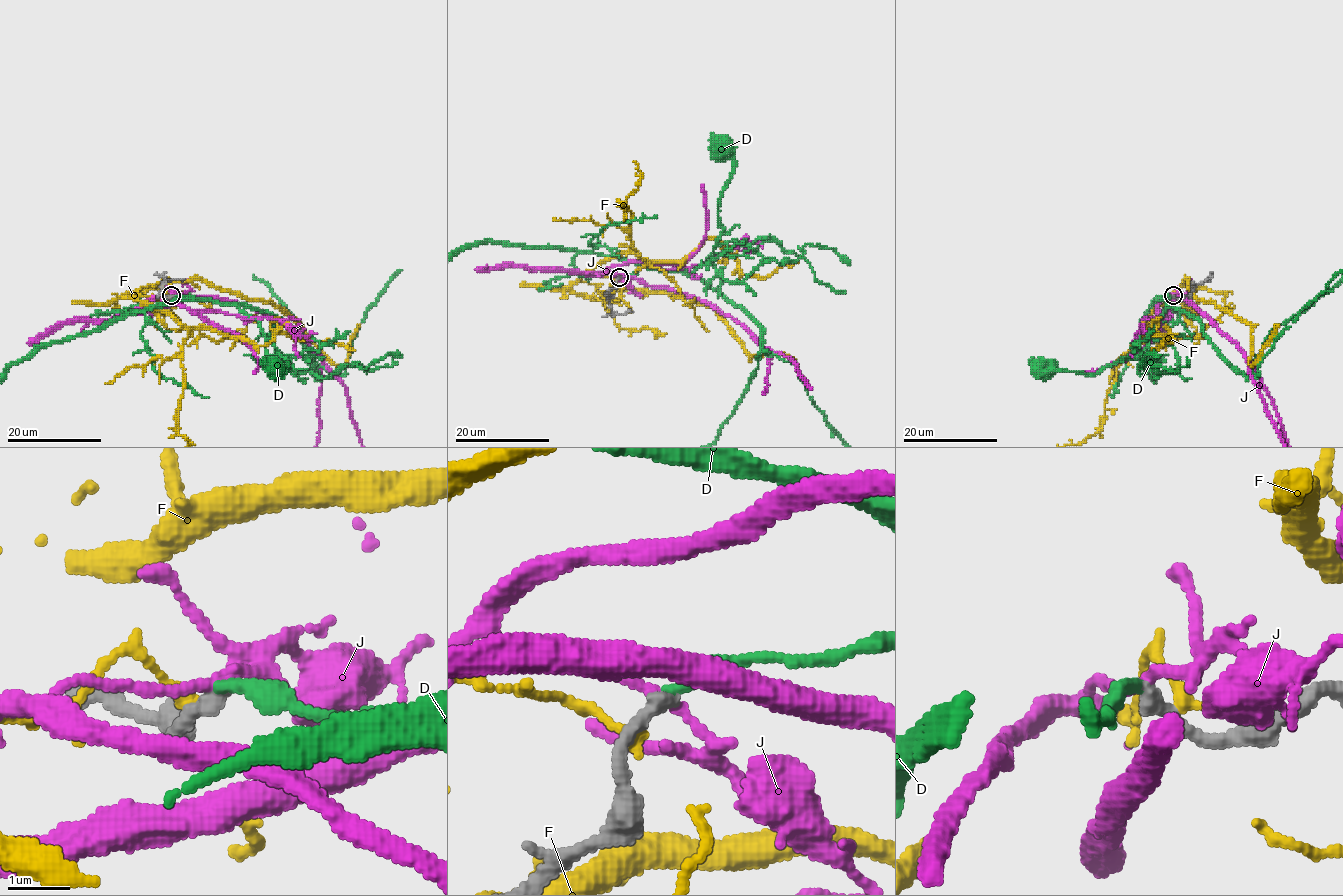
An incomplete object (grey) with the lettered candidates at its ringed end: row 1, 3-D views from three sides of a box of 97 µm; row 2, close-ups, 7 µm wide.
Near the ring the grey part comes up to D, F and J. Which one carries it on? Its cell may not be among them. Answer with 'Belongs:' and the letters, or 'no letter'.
Belongs: D

